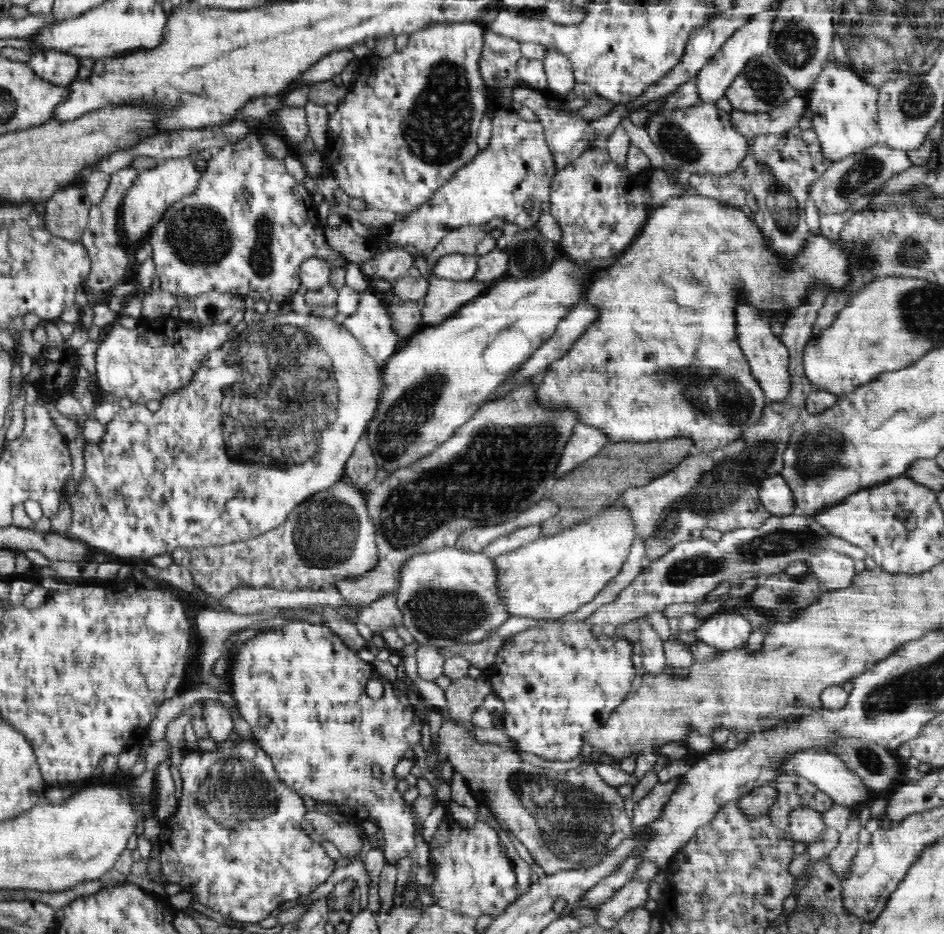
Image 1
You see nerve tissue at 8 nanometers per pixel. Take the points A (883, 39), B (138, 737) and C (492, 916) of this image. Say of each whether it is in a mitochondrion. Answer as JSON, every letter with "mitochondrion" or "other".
{"A":"mitochondrion","B":"other","C":"other"}

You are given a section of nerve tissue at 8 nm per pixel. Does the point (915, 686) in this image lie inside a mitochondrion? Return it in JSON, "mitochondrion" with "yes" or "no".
{"mitochondrion":"yes"}

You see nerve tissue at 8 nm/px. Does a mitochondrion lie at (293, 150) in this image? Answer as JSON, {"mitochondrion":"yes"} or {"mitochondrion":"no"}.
{"mitochondrion":"no"}

